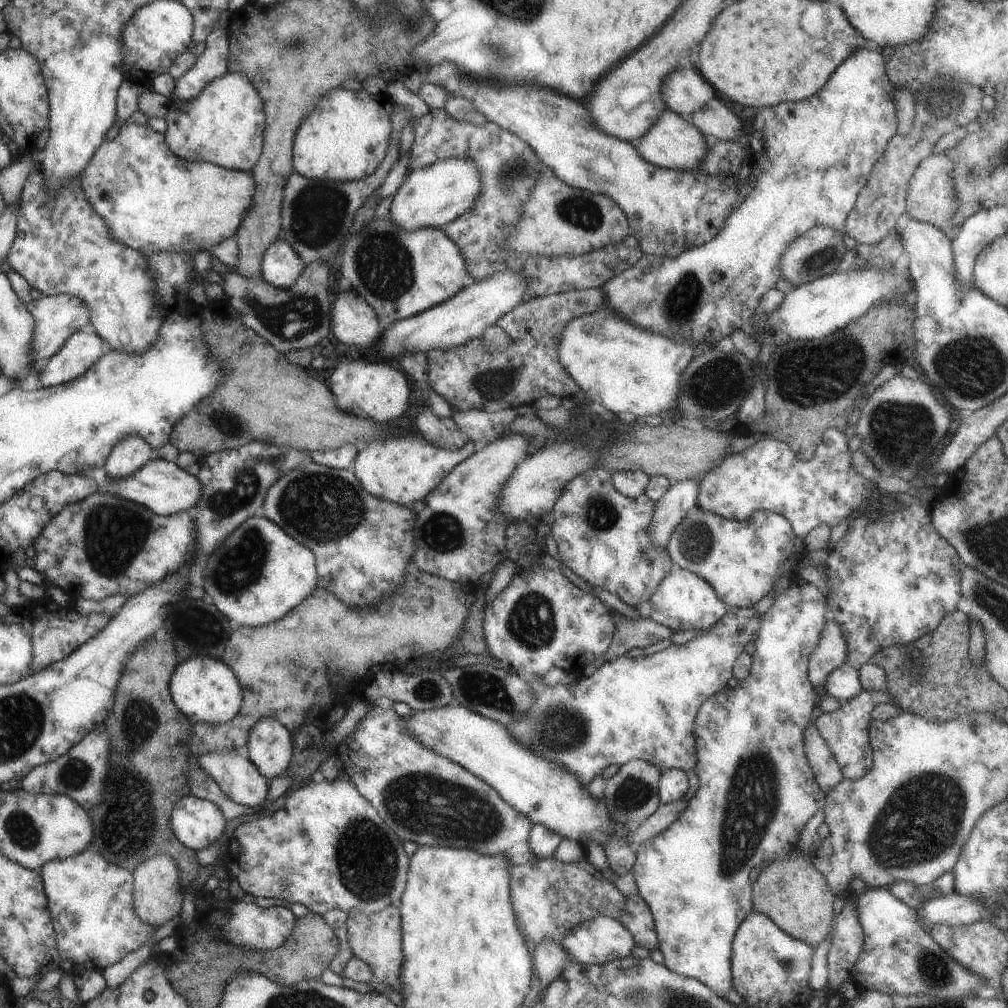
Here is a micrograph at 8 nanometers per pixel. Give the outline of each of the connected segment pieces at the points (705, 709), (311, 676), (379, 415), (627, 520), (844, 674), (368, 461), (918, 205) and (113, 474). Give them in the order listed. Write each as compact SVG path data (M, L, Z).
M802 577L791 580L786 590L775 596L772 606L764 614L760 614L760 624L758 624L756 638L754 638L754 652L751 656L750 674L744 680L740 680L735 688L728 686L722 688L720 692L716 692L714 696L710 696L705 702L702 702L698 708L693 727L695 754L698 762L694 766L694 773L699 780L696 794L687 802L684 811L668 826L667 830L660 832L652 840L646 840L644 844L635 848L635 862L631 872L636 879L638 895L648 904L650 913L654 918L656 935L658 942L660 942L658 949L664 955L663 966L666 966L671 972L702 982L718 998L726 998L730 988L734 988L734 984L732 984L732 962L730 962L734 936L740 924L754 911L750 872L755 866L762 865L766 860L776 861L784 859L794 852L800 852L798 840L800 840L802 828L808 824L808 820L816 812L823 810L825 806L826 794L813 780L803 748L803 735L806 726L812 721L812 712L816 706L816 690L808 681L809 657L812 650L816 648L818 640L820 640L820 634L822 634L822 628L824 628L828 616L826 597L814 584L804 581Z
M410 563L408 568L406 568L404 578L402 578L402 584L398 584L398 588L396 588L392 594L390 594L390 596L388 596L388 594L383 595L382 599L376 600L373 604L370 604L370 606L366 606L365 608L352 608L352 606L344 604L344 602L342 602L336 594L332 594L330 590L326 590L326 588L322 588L322 586L317 586L317 588L314 588L314 592L312 592L310 596L308 596L301 604L298 604L297 608L290 610L290 612L285 616L282 616L280 620L276 620L275 622L264 626L258 626L258 628L236 626L236 630L232 632L230 639L226 642L225 650L222 652L222 660L224 664L234 672L234 676L236 676L238 683L240 684L242 690L242 705L240 706L238 715L234 716L232 720L224 724L218 724L211 727L210 724L193 723L190 740L188 740L188 746L190 746L190 750L192 750L192 755L196 756L200 754L200 752L208 752L208 750L213 750L215 746L225 746L238 750L244 749L248 734L250 733L250 728L262 718L274 718L291 734L294 734L298 731L298 728L302 727L302 724L310 721L309 715L311 715L312 706L320 705L323 707L328 705L329 698L332 695L331 689L334 688L334 684L338 684L338 676L336 676L338 672L342 672L342 680L344 680L344 682L350 682L352 678L363 678L367 672L371 670L373 665L380 666L381 663L388 662L389 658L392 658L393 660L404 660L404 662L406 662L406 660L412 662L413 660L419 659L421 656L426 656L432 652L451 649L457 638L462 636L462 632L464 632L464 622L466 622L470 608L472 608L472 604L474 604L475 601L476 594L474 585L462 585L445 580L434 574L422 572L418 570L418 568L415 568L414 564Z
M368 357L346 360L338 364L336 370L328 376L328 387L338 408L378 424L391 424L404 416L410 406L410 384L400 371L395 366Z
M595 466L566 484L551 511L554 516L551 534L558 545L555 558L594 588L617 594L625 604L638 607L638 604L649 601L662 578L675 567L666 548L656 548L652 544L654 540L650 540L648 536L648 526L652 522L655 503L644 493L637 498L631 498L618 492L612 486L612 474L613 472L604 466Z
M844 662L840 668L828 674L824 688L830 697L847 703L863 690L858 668L850 662Z
M394 436L386 440L374 440L367 444L363 450L358 451L352 470L362 488L374 498L410 507L414 502L422 500L428 492L432 492L440 480L463 462L470 454L479 449L479 445L468 441L459 450L434 448L422 438L416 436Z
M931 153L925 160L922 160L916 173L910 178L905 197L905 216L910 220L927 223L942 230L951 242L956 238L958 232L957 229L950 228L952 226L950 218L958 210L956 192L954 192L954 184L952 184L952 168L954 168L954 162L950 158L946 158L944 153Z
M130 434L130 436L126 436L126 440L122 438L114 446L104 464L104 472L106 472L108 480L120 480L120 478L126 478L126 476L134 474L136 470L140 470L155 455L156 451L150 448L150 444L146 440L142 440L142 436Z

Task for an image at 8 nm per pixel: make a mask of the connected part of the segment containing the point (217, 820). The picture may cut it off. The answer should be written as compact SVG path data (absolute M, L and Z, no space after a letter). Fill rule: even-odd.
M193 795L178 800L170 816L170 828L176 839L196 853L213 845L225 832L226 823L216 804Z

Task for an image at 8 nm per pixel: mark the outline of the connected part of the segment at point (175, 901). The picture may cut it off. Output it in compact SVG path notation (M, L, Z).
M166 854L152 856L138 864L133 870L133 910L142 924L148 924L156 931L166 922L180 916L183 904L182 883L178 876L178 866Z

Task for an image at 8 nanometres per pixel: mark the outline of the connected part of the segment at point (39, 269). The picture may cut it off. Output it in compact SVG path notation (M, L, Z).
M36 164L34 170L32 170L28 178L26 178L26 183L21 191L16 239L12 242L12 248L10 248L10 252L8 252L8 265L15 272L18 272L18 275L21 275L28 284L30 284L31 288L40 290L42 295L64 293L72 296L72 298L82 300L82 302L90 308L90 323L94 326L96 335L106 343L108 349L124 350L124 352L131 354L142 354L148 346L154 344L154 340L156 340L156 336L158 336L158 330L160 330L160 326L162 326L162 322L164 322L162 316L158 316L156 294L154 294L155 280L152 280L152 276L148 274L150 270L148 270L148 266L146 266L146 255L140 254L138 250L126 248L126 246L122 246L122 244L118 244L118 242L112 240L112 236L108 234L108 228L106 228L104 220L92 210L90 202L84 198L84 194L82 194L82 190L80 190L80 184L78 182L79 176L76 176L70 184L64 184L62 188L58 188L56 192L46 192L46 190L42 188L42 180L44 180L44 178L42 178L42 174L40 174L40 165Z

